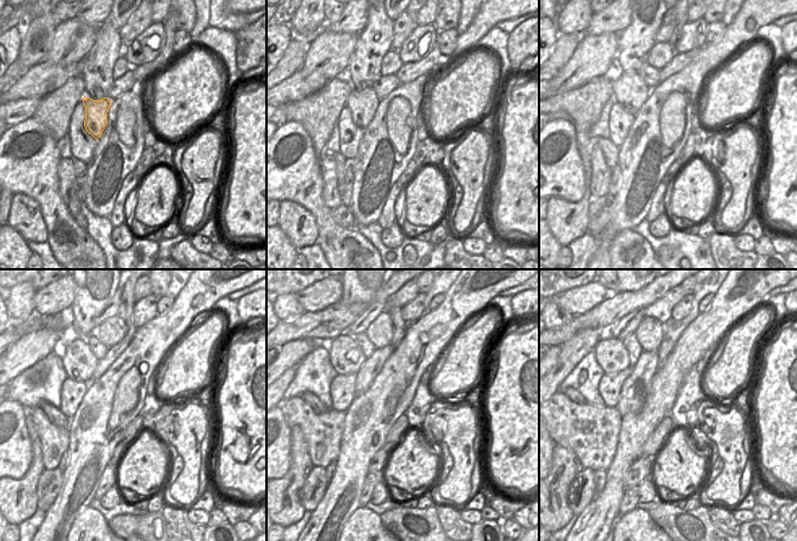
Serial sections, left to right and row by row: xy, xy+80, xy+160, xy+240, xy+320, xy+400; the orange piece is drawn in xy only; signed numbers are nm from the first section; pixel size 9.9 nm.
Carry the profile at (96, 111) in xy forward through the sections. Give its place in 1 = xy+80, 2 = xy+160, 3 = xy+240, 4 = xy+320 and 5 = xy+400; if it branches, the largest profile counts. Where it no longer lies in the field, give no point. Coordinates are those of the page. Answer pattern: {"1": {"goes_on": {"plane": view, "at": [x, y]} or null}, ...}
{"1": {"goes_on": {"plane": "xy+80", "at": [363, 105]}}, "2": {"goes_on": {"plane": "xy+160", "at": [630, 91]}}, "3": {"goes_on": {"plane": "xy+240", "at": [79, 362]}}, "4": {"goes_on": {"plane": "xy+320", "at": [346, 356]}}, "5": {"goes_on": {"plane": "xy+400", "at": [611, 355]}}}

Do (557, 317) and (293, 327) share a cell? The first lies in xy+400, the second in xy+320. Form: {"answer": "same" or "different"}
{"answer": "different"}

